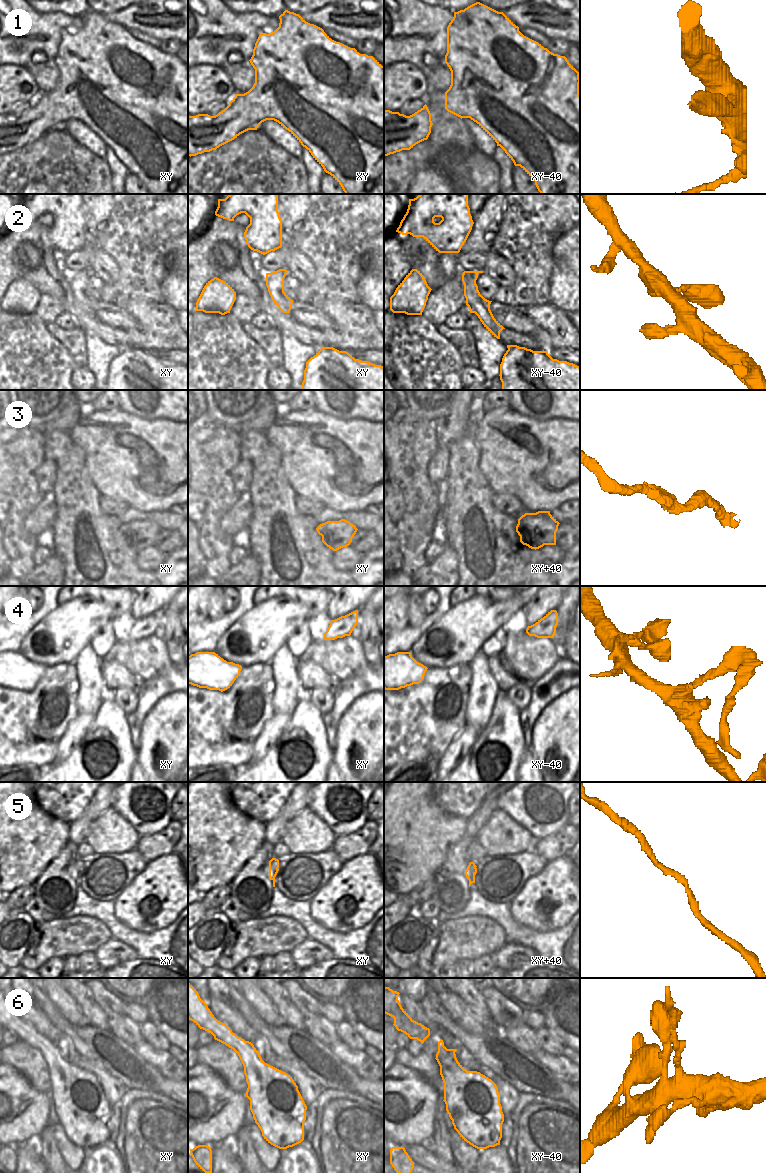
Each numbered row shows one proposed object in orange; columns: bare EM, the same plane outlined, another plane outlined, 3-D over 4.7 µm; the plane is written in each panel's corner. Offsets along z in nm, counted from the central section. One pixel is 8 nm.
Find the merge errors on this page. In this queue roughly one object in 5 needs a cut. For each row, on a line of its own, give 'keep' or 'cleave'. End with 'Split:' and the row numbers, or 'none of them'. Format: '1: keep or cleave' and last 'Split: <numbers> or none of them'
1: keep
2: keep
3: keep
4: cleave
5: keep
6: cleave
Split: 4, 6

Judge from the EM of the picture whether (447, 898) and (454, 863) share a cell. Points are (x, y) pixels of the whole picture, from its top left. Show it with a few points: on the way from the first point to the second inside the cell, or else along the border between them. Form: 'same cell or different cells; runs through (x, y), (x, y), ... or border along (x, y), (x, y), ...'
same cell; runs through (451, 889), (452, 872)

